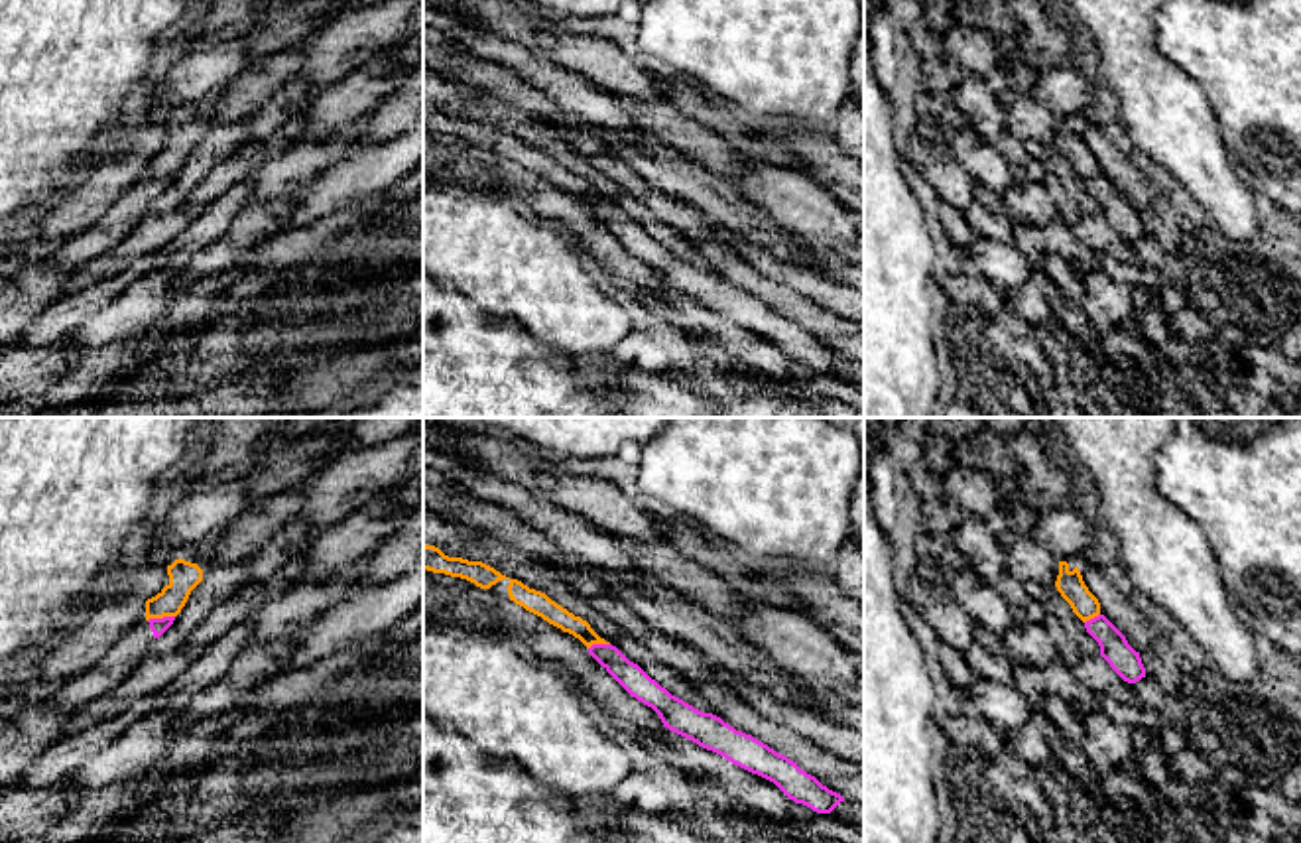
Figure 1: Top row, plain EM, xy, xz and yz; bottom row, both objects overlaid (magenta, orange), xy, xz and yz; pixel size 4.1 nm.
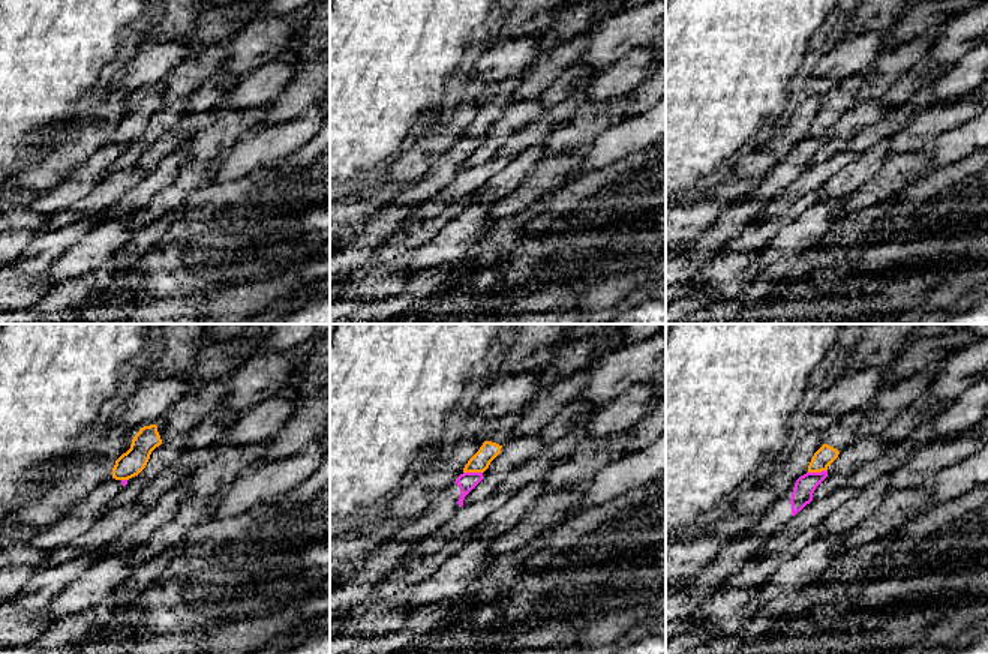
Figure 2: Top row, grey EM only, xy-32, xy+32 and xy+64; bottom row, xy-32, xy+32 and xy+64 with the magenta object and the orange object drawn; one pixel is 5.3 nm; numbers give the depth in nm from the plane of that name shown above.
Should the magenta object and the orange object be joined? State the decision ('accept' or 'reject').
reject

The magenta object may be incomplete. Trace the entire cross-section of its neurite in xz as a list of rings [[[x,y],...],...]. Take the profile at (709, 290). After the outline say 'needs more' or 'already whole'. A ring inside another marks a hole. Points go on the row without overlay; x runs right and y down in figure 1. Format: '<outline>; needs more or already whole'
[[[592,203],[589,213],[638,260],[651,266],[663,286],[712,309],[732,323],[774,341],[789,358],[803,362],[817,372],[831,372],[844,357],[797,321],[775,311],[762,299],[736,290],[720,276],[703,272],[683,258],[671,254],[651,238],[638,223],[630,221],[612,203]]]; already whole

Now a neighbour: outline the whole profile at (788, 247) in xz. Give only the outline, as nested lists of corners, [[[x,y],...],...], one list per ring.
[[[596,128],[606,154],[628,163],[653,189],[697,207],[720,228],[736,232],[793,264],[809,264],[803,240],[777,227],[772,215],[742,199],[730,185],[685,154],[659,144],[653,136],[626,140],[612,130]]]

